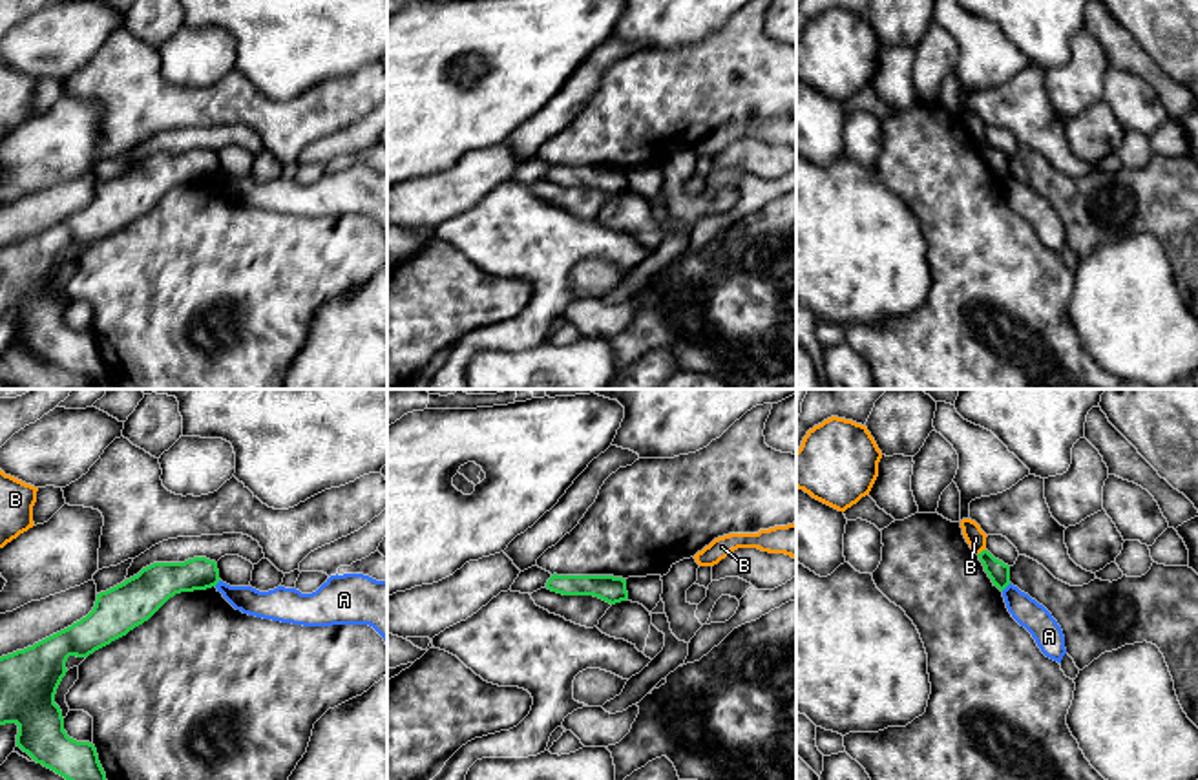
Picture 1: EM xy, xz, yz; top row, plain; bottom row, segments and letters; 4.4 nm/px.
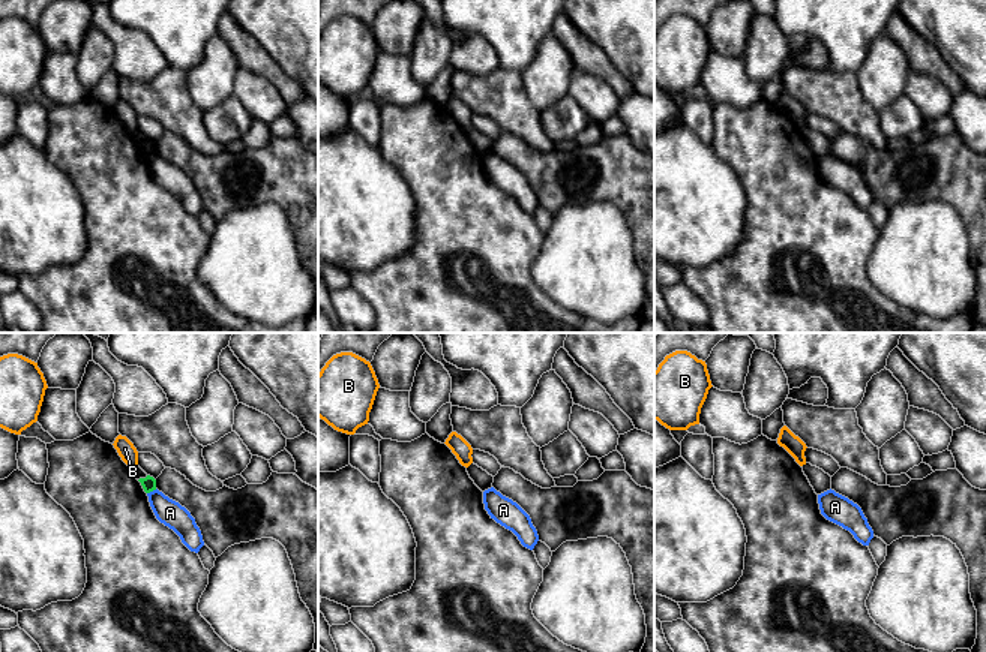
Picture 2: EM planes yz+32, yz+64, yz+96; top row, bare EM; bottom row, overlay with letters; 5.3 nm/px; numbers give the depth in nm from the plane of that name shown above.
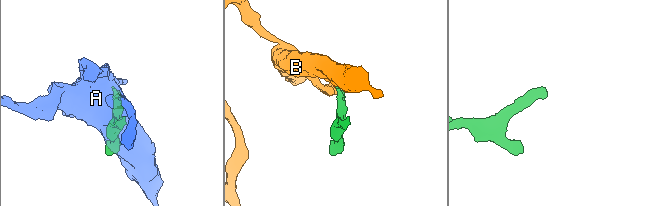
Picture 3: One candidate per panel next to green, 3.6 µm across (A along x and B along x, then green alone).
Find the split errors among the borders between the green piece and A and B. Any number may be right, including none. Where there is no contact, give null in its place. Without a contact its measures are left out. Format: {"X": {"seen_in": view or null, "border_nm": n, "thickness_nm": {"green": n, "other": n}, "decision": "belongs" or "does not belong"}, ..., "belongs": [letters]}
{"A": {"seen_in": "yz", "border_nm": 60, "thickness_nm": {"green": 90, "other": 120}, "decision": "does not belong"}, "B": {"seen_in": "yz", "border_nm": 50, "thickness_nm": {"green": 90, "other": 90}, "decision": "does not belong"}, "belongs": []}

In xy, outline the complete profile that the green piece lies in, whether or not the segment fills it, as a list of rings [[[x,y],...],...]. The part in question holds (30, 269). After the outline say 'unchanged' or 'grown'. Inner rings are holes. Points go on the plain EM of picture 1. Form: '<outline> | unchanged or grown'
[[[194,148],[184,153],[153,153],[124,174],[97,184],[93,201],[71,217],[13,245],[0,248],[0,316],[16,314],[16,338],[37,354],[88,380],[106,380],[106,364],[93,334],[77,332],[64,321],[57,279],[66,267],[69,247],[88,248],[95,241],[126,227],[148,212],[170,188],[181,183],[206,181],[219,174],[217,153]]] | unchanged

